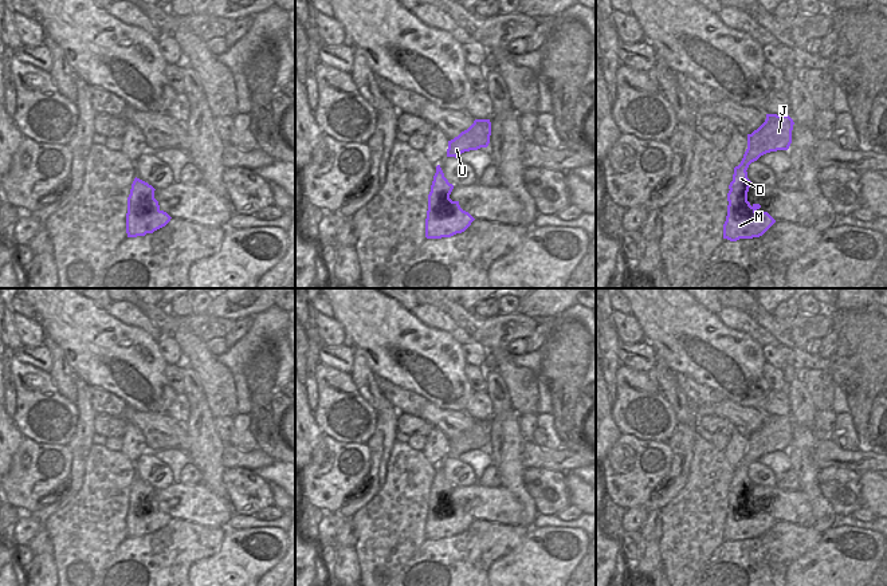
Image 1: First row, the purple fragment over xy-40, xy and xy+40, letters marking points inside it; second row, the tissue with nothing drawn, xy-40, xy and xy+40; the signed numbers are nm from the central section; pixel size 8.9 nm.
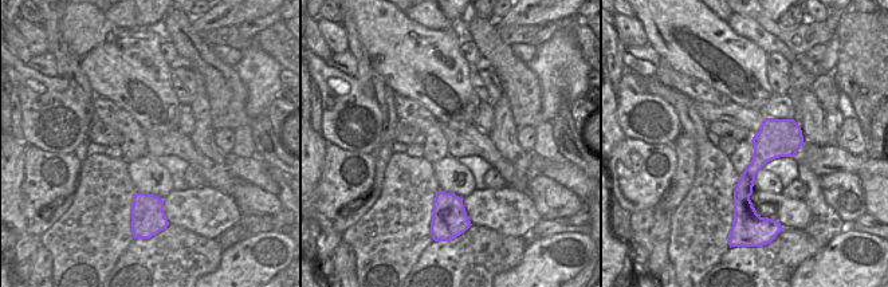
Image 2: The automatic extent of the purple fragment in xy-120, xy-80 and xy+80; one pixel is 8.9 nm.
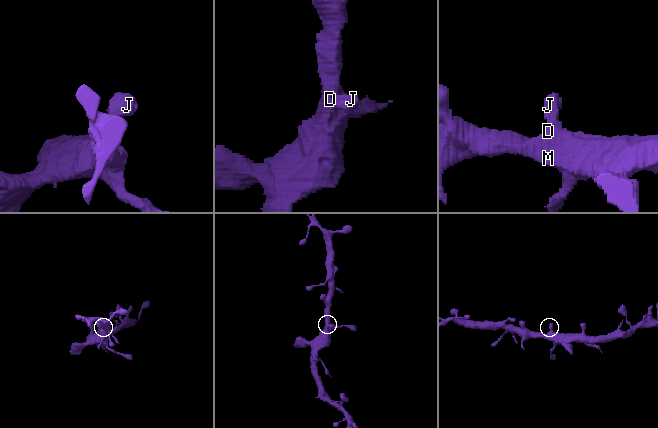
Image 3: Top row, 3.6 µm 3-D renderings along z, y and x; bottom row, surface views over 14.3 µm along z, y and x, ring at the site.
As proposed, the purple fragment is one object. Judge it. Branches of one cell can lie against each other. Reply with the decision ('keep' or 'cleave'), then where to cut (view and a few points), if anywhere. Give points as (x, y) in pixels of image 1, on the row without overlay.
keep | no cut

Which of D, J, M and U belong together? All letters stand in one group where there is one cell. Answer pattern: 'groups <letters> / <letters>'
groups D J M U

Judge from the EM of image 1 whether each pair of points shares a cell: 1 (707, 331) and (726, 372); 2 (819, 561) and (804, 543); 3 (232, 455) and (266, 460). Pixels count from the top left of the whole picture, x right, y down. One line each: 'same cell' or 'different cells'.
1: same cell
2: different cells
3: same cell

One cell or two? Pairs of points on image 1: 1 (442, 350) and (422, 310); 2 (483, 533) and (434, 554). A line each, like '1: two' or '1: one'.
1: two
2: one

